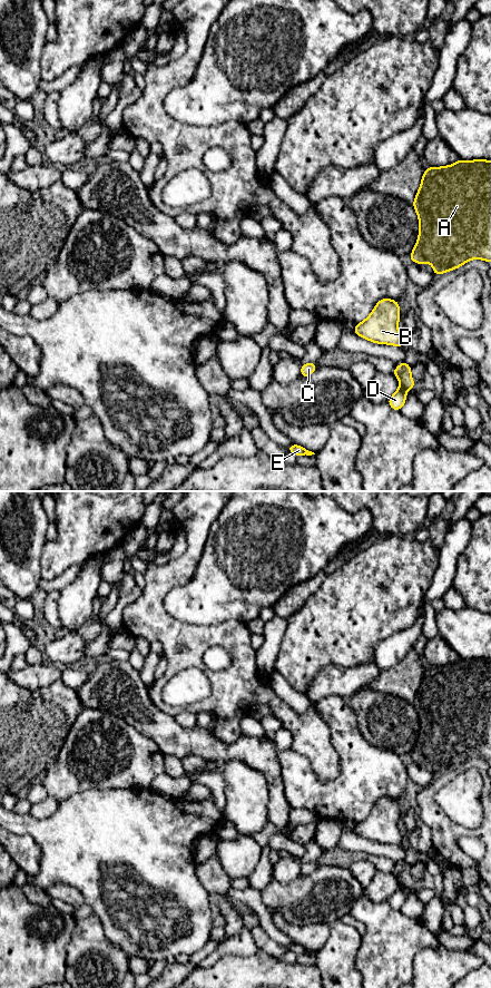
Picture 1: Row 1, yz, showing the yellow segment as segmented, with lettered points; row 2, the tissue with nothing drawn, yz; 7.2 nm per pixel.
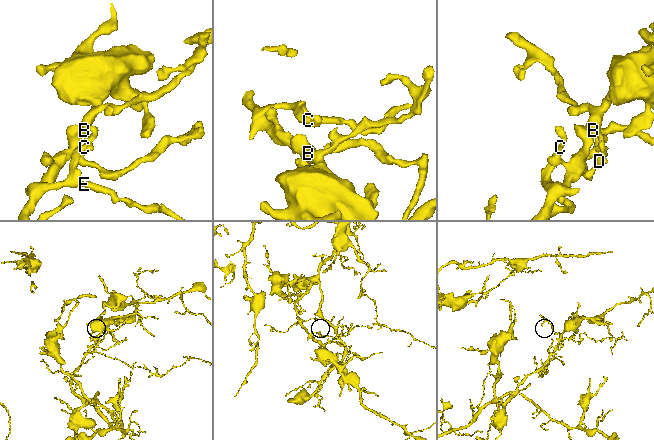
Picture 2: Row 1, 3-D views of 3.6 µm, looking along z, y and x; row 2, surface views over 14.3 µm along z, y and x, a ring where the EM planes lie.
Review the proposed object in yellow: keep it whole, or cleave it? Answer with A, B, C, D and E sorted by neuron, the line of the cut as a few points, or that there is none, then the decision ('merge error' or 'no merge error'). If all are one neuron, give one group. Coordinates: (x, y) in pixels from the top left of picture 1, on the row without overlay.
groups A B C E / D; cut yz (408, 864), (398, 876); merge error

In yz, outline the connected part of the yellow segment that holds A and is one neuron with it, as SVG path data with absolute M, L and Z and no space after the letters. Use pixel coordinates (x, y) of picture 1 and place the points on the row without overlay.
M462 659L444 666L429 666L424 669L422 682L412 703L415 707L420 731L416 744L409 757L421 764L433 763L436 775L459 767L464 762L481 757L491 760L491 659Z

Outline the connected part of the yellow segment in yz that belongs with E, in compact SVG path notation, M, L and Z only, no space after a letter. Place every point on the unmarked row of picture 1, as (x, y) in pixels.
M295 942L289 946L286 946L286 947L287 947L287 950L293 951L297 956L305 955L305 953L306 955L315 953L314 951L308 950L308 949L304 948L302 945L298 945Z

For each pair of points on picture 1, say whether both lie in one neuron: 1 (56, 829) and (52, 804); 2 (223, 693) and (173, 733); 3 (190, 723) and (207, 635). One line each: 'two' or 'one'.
1: two
2: two
3: two

